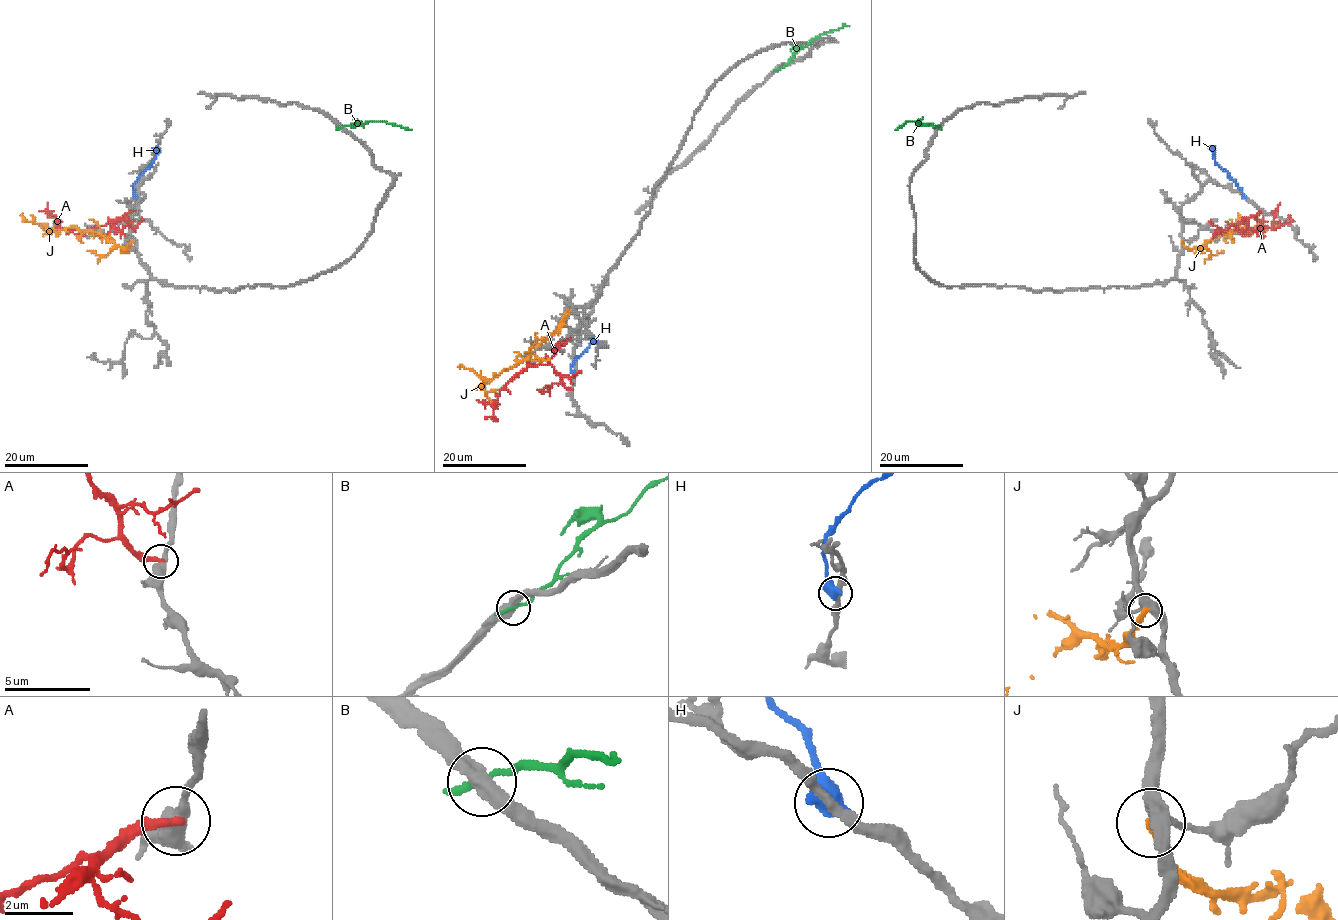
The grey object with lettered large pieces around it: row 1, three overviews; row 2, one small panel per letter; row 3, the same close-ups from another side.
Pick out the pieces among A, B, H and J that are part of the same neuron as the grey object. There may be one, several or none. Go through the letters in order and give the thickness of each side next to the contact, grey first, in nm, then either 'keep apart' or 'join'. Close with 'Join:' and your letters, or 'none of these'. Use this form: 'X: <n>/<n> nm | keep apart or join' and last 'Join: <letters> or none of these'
A: 440/280 nm | keep apart
B: 440/240 nm | keep apart
H: 280/650 nm | keep apart
J: 400/280 nm | keep apart
Join: none of these

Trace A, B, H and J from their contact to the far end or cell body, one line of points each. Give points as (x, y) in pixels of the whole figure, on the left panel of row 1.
A: (133, 211), (118, 222), (71, 231), (62, 229), (56, 224), (59, 222), (47, 215)
B: (340, 127), (383, 120), (411, 130)
H: (137, 198), (133, 184), (153, 162), (156, 146)
J: (132, 239), (127, 247), (121, 248), (99, 233), (76, 227), (58, 231), (45, 229), (25, 220), (23, 213)

